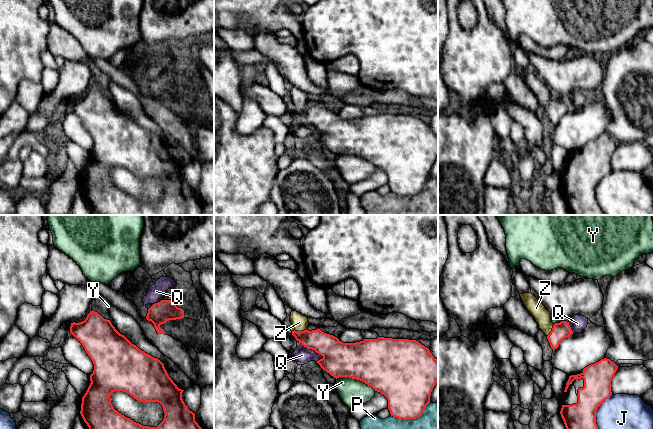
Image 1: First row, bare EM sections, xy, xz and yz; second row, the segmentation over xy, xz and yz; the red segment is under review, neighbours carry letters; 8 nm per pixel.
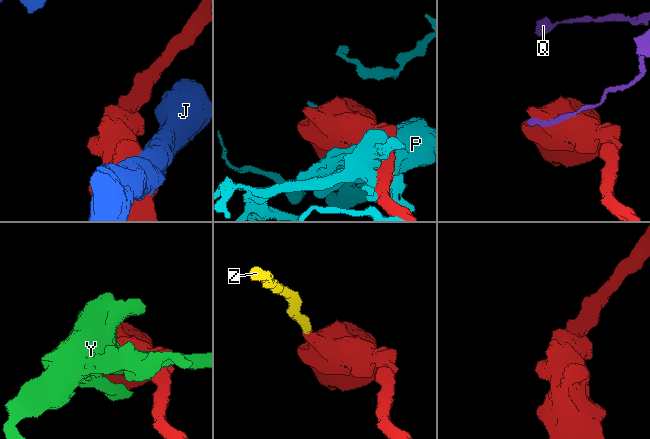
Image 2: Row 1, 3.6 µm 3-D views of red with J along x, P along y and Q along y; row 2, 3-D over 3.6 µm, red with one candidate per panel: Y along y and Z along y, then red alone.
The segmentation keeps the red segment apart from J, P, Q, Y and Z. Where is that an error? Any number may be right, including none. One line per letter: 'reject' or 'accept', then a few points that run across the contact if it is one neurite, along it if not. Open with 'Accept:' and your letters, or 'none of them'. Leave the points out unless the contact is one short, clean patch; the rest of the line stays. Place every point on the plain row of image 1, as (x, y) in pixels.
Accept: Z
J: reject
P: reject
Q: reject
Y: reject
Z: accept | xz (324, 120), (298, 107), (299, 98)

